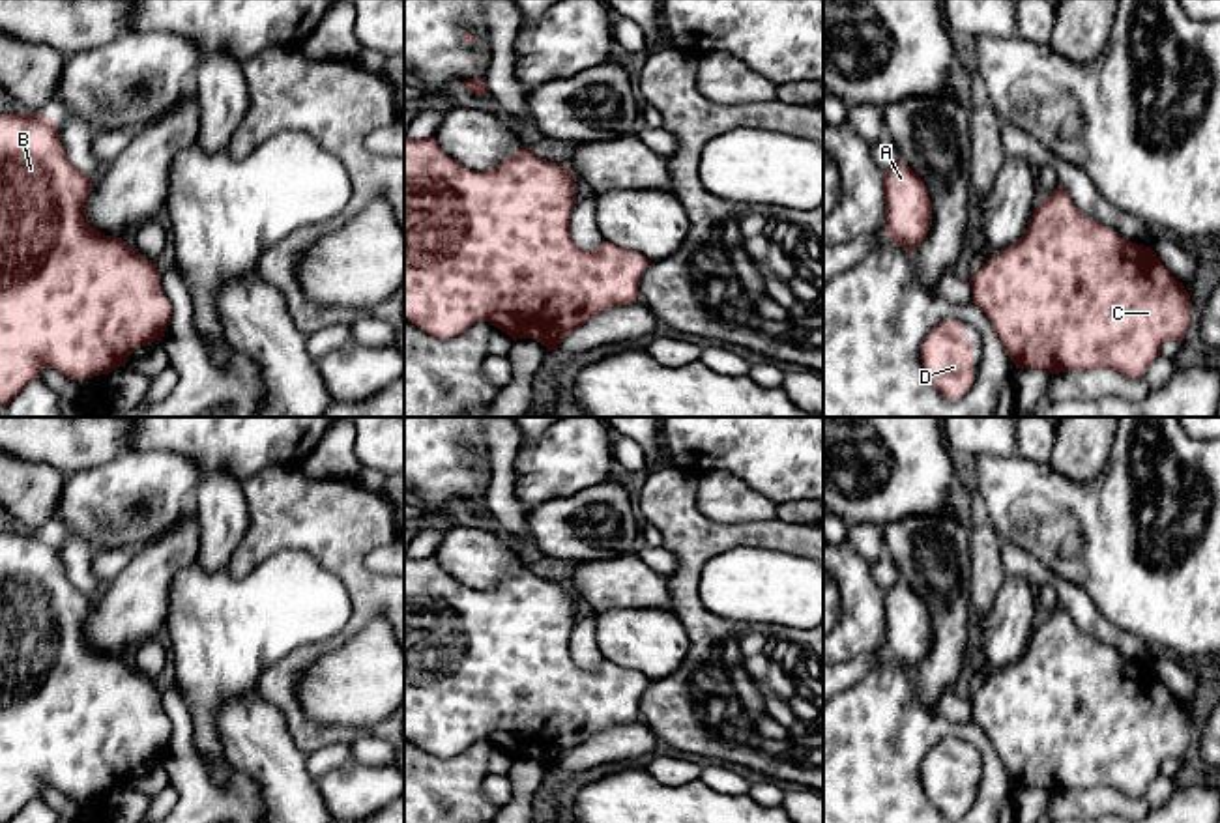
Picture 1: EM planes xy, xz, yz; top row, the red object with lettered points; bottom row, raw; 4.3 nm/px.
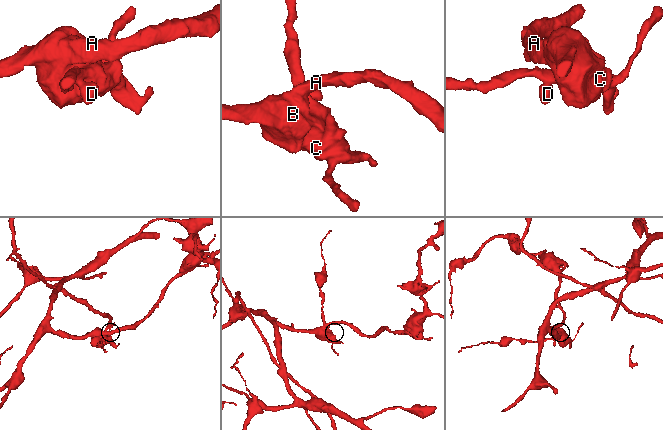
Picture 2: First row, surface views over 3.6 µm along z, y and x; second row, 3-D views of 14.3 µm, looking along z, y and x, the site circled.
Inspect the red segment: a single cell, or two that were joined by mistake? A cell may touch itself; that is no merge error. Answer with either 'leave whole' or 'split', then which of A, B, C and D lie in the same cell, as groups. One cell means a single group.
leave whole; A B C D

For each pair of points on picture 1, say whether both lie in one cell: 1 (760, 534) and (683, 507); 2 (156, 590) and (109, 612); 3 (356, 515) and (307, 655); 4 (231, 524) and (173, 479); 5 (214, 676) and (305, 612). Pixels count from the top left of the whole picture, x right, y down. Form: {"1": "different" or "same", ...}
{"1": "same", "2": "same", "3": "same", "4": "different", "5": "same"}

